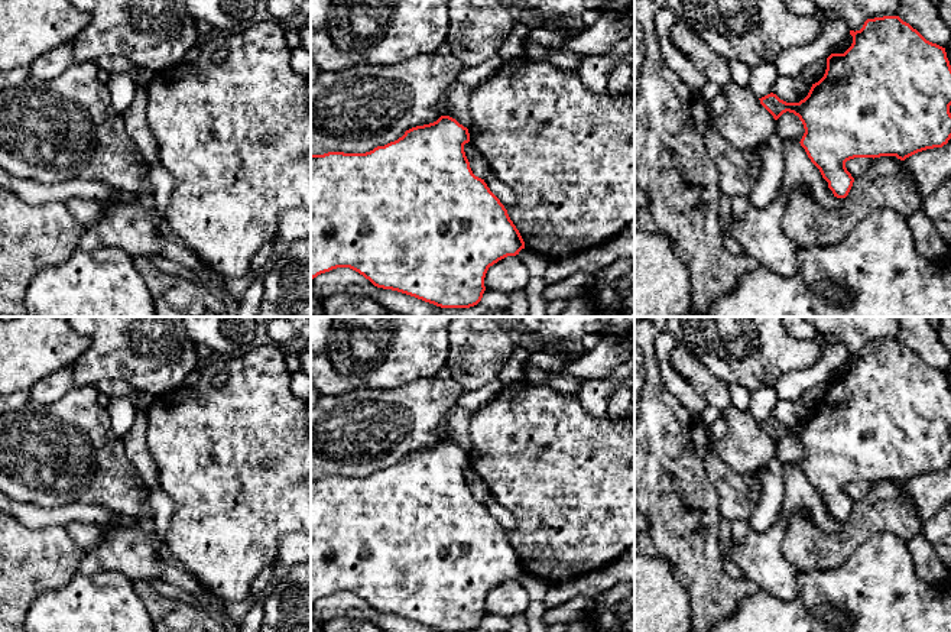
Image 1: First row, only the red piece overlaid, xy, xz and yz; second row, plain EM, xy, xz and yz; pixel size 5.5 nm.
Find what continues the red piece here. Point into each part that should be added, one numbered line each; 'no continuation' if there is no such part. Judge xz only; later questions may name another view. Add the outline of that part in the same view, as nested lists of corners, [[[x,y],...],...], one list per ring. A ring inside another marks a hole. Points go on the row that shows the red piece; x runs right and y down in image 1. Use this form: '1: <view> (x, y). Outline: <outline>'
no continuation

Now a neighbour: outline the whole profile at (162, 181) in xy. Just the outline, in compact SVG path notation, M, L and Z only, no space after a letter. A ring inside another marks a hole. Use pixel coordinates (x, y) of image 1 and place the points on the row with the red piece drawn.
M160 162L149 166L149 178L153 187L153 208L165 214L173 189L173 175Z

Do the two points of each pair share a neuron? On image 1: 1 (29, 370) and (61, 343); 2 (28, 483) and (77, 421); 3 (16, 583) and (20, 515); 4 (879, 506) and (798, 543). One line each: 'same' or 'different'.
1: same
2: same
3: different
4: same

